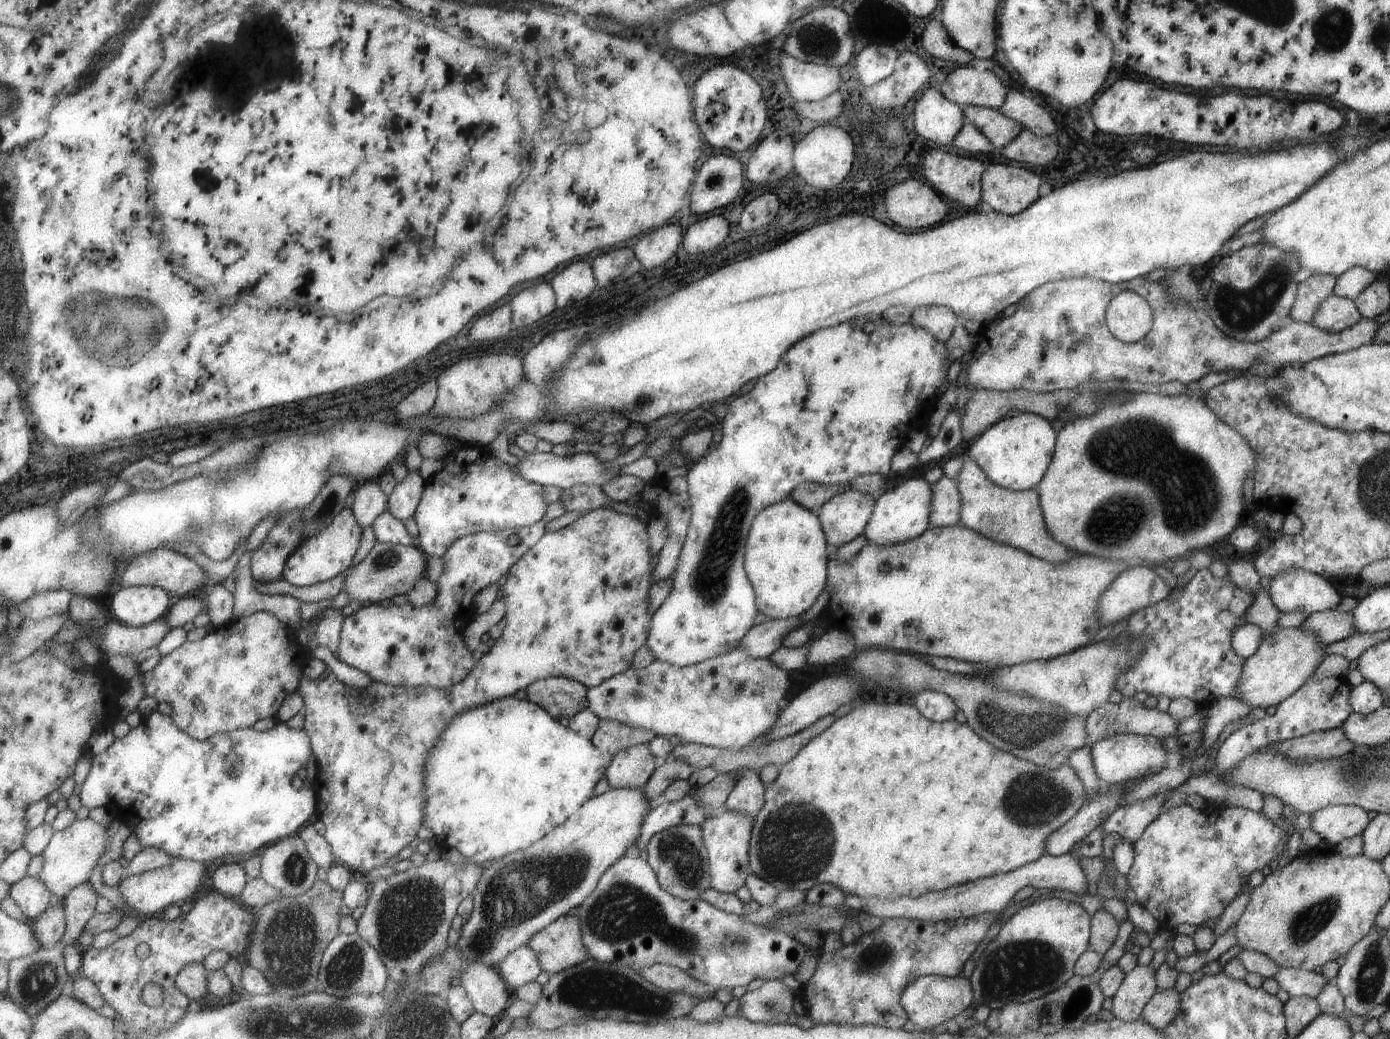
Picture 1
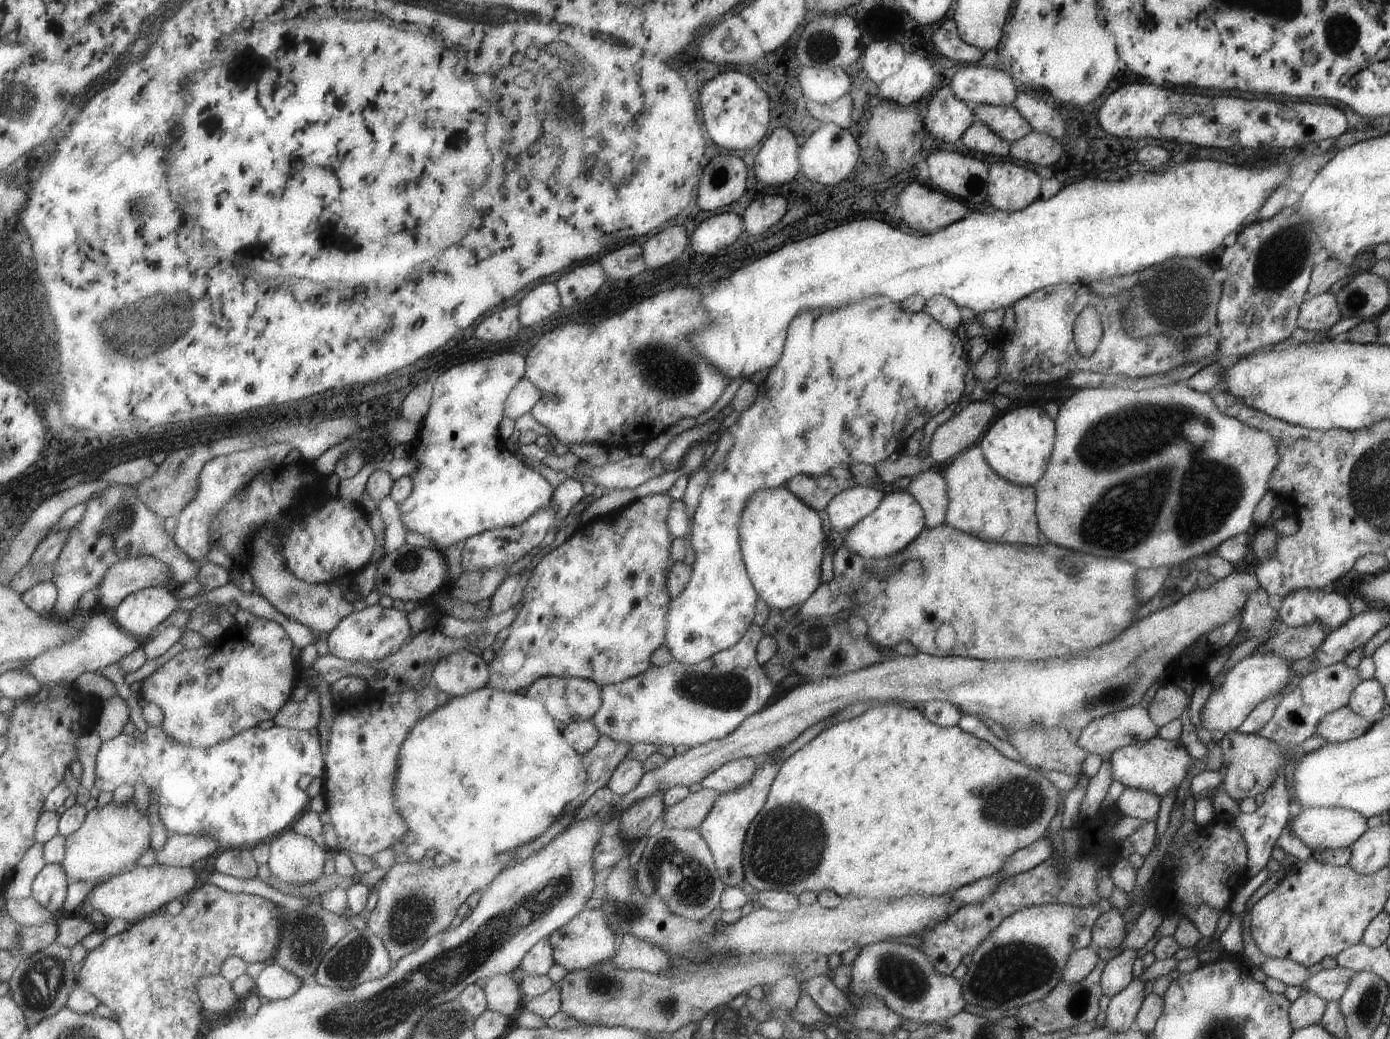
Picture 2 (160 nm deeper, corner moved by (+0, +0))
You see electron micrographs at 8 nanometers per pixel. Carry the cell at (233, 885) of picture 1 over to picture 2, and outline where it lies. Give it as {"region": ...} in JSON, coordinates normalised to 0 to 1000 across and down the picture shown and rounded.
{"region":[[[181,816],[160,817],[154,830],[155,837],[170,845],[184,845],[186,831]]]}

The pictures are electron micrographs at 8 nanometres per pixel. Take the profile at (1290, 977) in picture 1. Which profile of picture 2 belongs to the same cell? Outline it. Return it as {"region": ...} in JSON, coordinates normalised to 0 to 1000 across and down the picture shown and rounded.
{"region":[[[963,929],[957,933],[945,932],[942,940],[936,951],[946,956],[954,963],[963,963],[973,937],[972,933],[963,931]]]}

